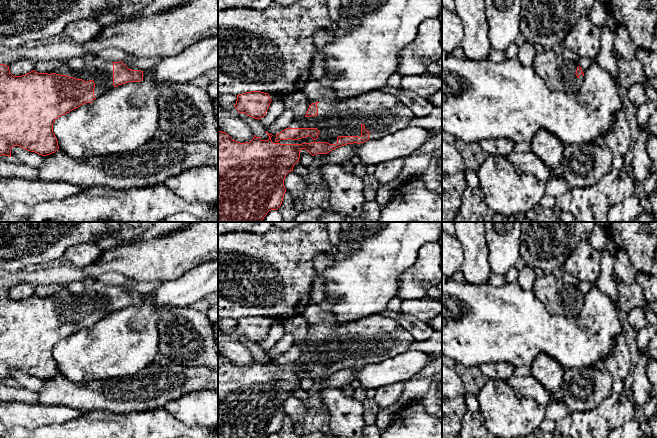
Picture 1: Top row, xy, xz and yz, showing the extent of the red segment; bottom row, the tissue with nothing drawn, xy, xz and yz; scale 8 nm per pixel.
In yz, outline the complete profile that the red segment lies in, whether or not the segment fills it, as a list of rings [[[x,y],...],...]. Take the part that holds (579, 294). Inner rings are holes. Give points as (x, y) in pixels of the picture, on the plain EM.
[[[552,273],[538,276],[533,290],[551,315],[575,317],[584,306],[584,294],[578,286],[558,286],[557,279]]]

